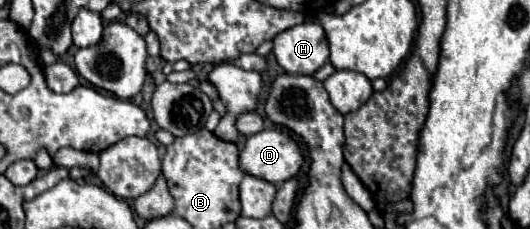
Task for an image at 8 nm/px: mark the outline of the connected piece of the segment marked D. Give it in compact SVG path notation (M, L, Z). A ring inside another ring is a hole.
M259 131L247 137L239 149L241 171L273 185L295 177L301 163L303 155L297 143L281 131Z

